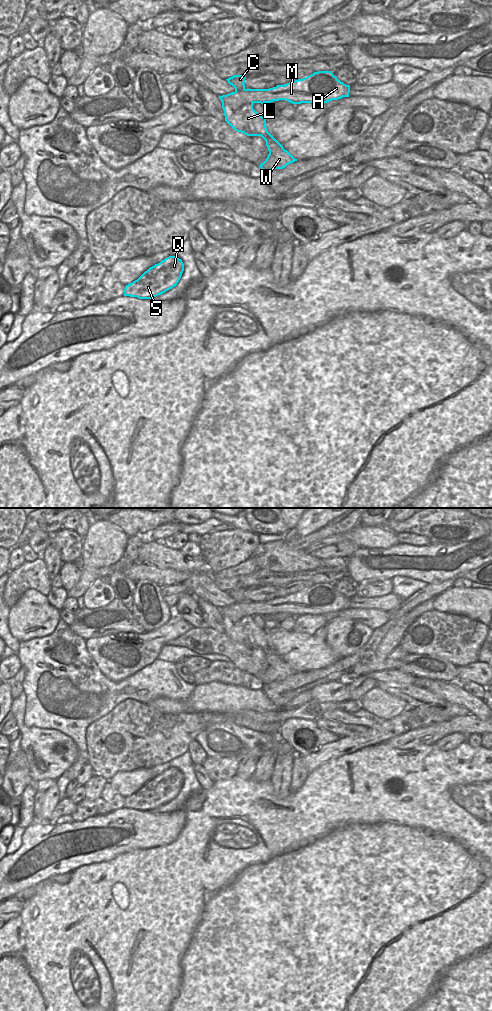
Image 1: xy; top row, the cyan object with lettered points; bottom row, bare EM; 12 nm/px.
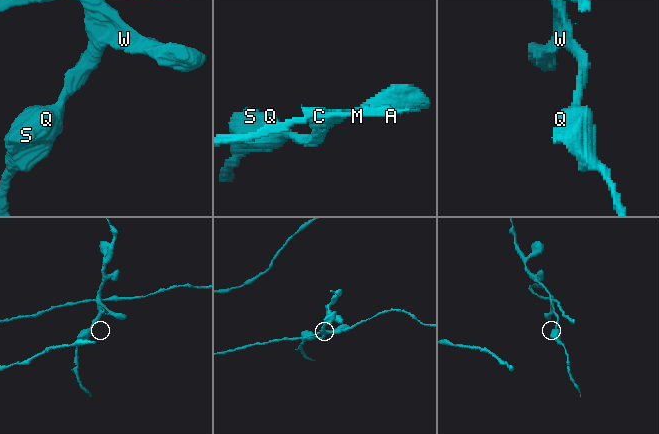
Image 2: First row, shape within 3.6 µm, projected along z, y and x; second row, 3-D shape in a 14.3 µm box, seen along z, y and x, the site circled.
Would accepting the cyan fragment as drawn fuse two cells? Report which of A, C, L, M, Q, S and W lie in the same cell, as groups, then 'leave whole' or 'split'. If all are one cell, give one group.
A M / C L Q S W | split

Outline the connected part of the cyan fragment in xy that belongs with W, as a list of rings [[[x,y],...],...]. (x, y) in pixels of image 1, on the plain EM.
[[[244,616],[241,620],[234,622],[228,618],[224,624],[225,633],[237,644],[247,648],[261,648],[268,660],[269,666],[265,673],[260,676],[264,683],[283,681],[295,671],[283,658],[268,644],[266,630],[260,628],[254,621],[253,616]]]

